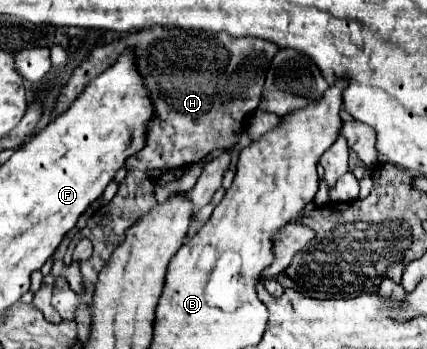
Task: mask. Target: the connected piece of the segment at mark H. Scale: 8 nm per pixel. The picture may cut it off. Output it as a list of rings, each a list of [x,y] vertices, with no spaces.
[[[148,27],[110,45],[96,47],[90,57],[84,59],[84,63],[74,71],[70,83],[62,89],[52,119],[68,109],[68,105],[80,95],[80,91],[92,77],[106,71],[118,59],[122,47],[134,47],[138,71],[146,87],[150,89],[156,113],[148,129],[146,147],[126,161],[128,175],[118,187],[124,191],[118,191],[116,201],[110,201],[106,207],[102,207],[82,231],[82,237],[88,237],[94,245],[92,257],[80,263],[84,295],[74,293],[68,283],[54,285],[52,289],[52,307],[60,313],[62,319],[74,319],[74,311],[80,301],[92,301],[98,271],[110,259],[120,241],[124,241],[124,231],[132,227],[132,223],[136,223],[150,207],[156,205],[154,185],[146,171],[184,167],[190,163],[198,163],[216,149],[232,147],[242,133],[246,115],[256,111],[260,103],[268,63],[278,51],[274,43],[256,37],[236,39],[228,33],[210,33],[180,27]]]

